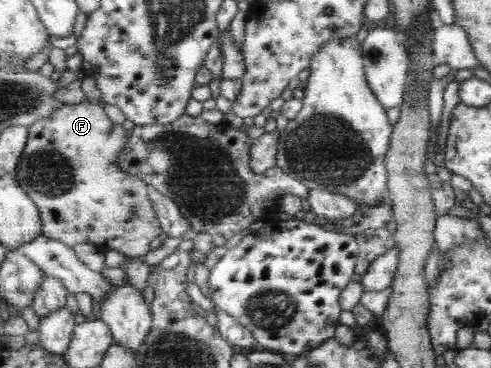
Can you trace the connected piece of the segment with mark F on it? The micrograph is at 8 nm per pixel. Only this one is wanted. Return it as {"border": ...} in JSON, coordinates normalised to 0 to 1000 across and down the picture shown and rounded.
{"border":[[[173,274],[161,283],[124,283],[110,310],[63,342],[59,397],[37,454],[37,489],[84,565],[98,647],[134,658],[143,674],[179,658],[210,679],[238,679],[257,696],[297,696],[310,658],[336,622],[314,560],[310,508],[289,481],[257,467],[244,448],[246,418],[265,386],[265,359],[224,321],[208,283]]]}

